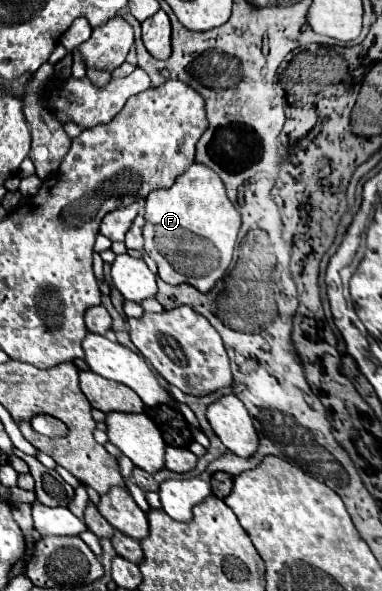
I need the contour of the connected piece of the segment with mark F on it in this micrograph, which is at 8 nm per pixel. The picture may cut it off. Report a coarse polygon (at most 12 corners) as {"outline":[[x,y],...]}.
{"outline":[[195,162],[149,194],[145,252],[163,282],[205,294],[241,214]]}

